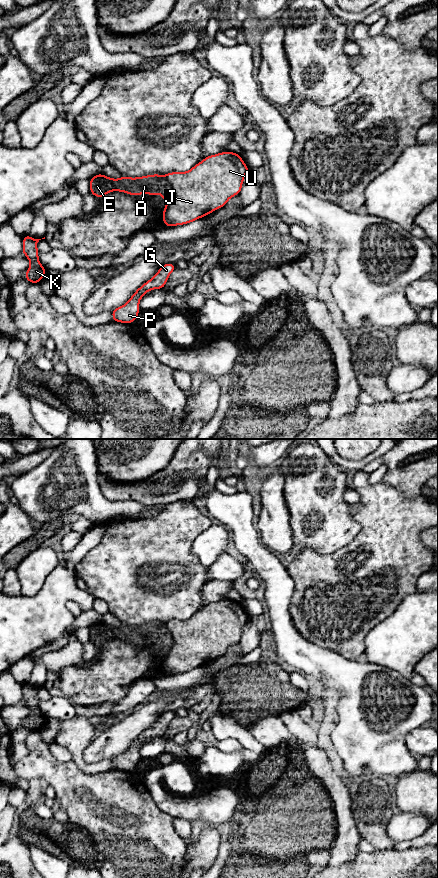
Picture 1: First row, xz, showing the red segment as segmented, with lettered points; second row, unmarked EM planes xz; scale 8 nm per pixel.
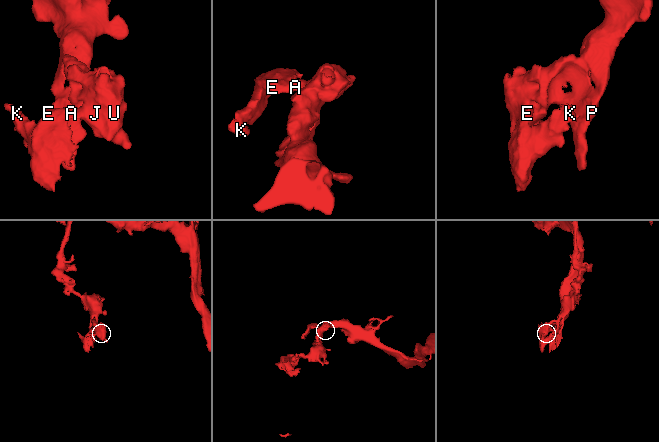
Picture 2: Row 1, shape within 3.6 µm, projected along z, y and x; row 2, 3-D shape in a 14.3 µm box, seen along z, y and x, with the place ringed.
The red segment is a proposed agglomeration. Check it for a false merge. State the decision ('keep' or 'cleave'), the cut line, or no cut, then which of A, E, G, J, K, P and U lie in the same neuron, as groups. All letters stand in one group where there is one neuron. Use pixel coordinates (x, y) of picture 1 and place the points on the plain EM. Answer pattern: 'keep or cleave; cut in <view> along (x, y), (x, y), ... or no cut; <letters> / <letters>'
keep; no cut; A E G J K P U

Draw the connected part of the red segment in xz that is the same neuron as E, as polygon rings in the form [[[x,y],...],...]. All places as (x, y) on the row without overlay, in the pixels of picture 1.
[[[225,599],[205,605],[186,620],[169,620],[167,623],[152,622],[131,626],[122,623],[113,627],[102,621],[89,627],[90,641],[97,646],[104,645],[113,639],[124,640],[132,644],[141,642],[160,642],[163,649],[171,647],[163,657],[163,672],[167,675],[189,672],[209,663],[226,653],[231,645],[240,642],[243,628],[249,616],[240,602]]]

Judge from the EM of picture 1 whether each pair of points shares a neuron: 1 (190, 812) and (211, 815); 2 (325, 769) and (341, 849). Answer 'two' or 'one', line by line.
1: one
2: one

